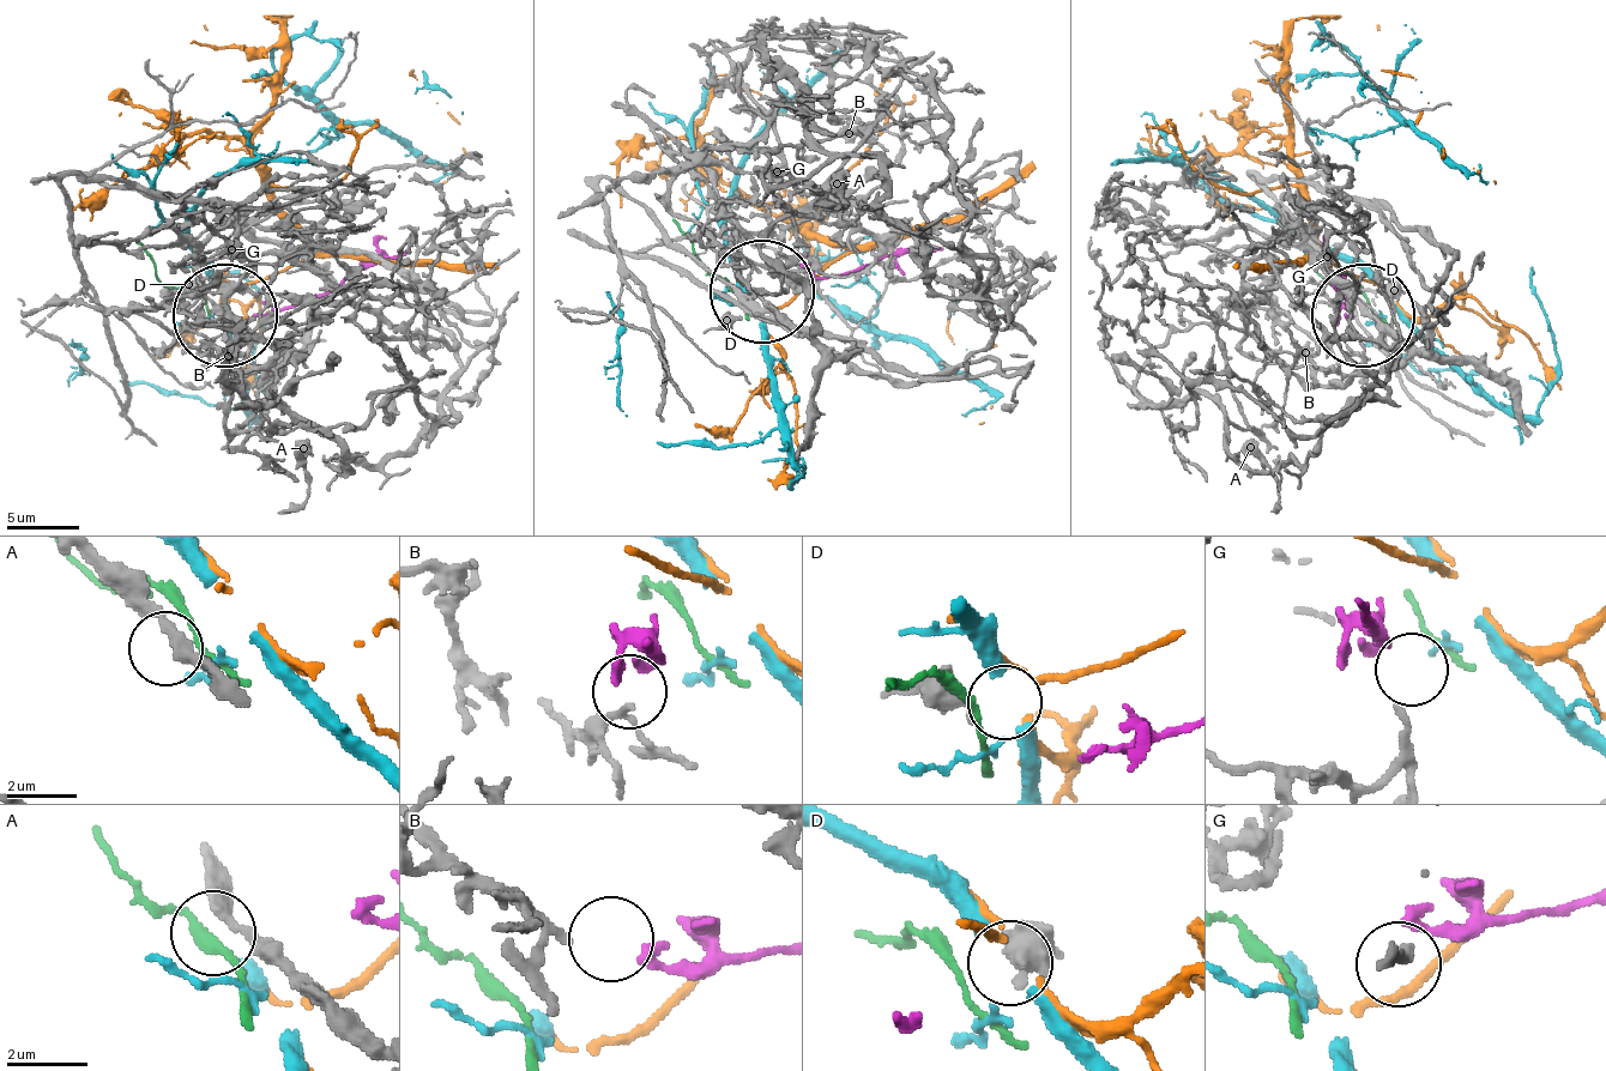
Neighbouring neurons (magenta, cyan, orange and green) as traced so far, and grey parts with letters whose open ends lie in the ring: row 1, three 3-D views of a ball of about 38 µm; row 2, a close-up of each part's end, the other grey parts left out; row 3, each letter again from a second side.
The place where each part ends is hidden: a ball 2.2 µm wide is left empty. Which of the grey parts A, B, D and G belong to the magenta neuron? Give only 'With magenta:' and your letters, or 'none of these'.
With magenta: B

